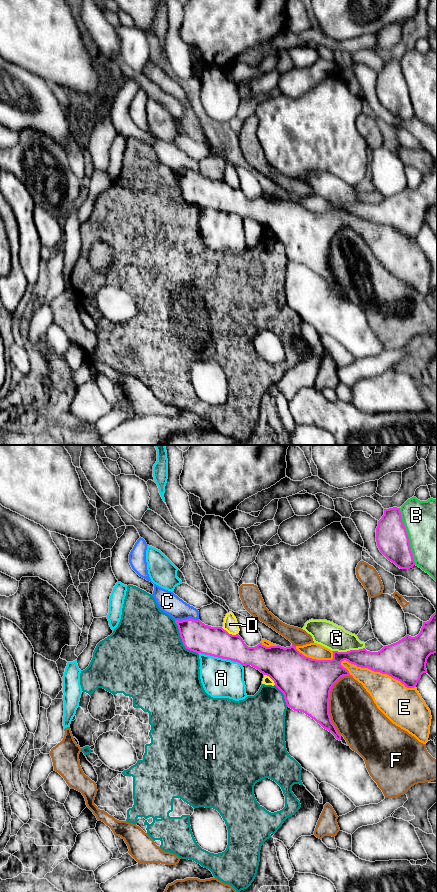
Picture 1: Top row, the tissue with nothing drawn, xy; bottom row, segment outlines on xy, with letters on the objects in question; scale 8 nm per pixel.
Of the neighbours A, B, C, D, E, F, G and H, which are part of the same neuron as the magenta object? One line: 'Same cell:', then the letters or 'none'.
Same cell: none

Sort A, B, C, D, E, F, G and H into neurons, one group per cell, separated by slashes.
A / B / C D / E / F / G / H

